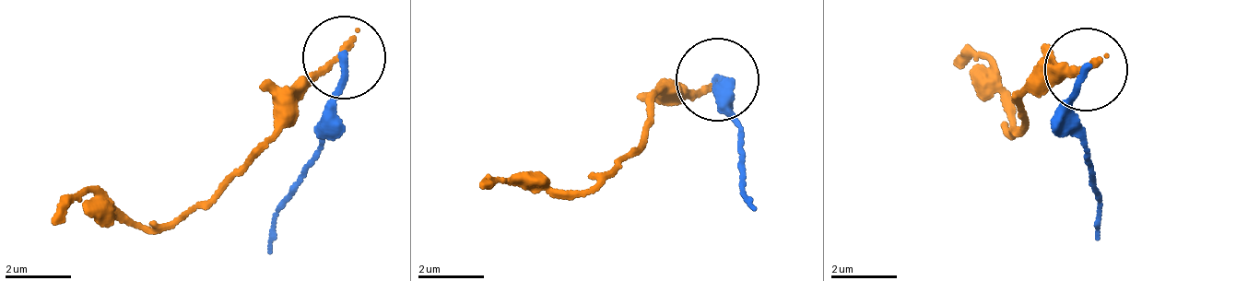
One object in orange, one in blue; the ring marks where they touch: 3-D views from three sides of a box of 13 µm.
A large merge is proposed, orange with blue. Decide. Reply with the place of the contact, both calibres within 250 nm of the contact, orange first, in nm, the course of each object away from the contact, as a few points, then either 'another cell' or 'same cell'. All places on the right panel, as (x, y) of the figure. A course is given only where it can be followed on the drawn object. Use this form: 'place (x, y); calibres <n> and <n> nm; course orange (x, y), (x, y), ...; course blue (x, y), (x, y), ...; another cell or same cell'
place (1086, 69); calibres 190 and 200 nm; course orange (1092, 70), (1075, 63), (1024, 96), (1011, 136), (1006, 108), (976, 61), (955, 64); course blue (1085, 72), (1070, 112), (1090, 189), (1098, 194), (1094, 237); another cell

